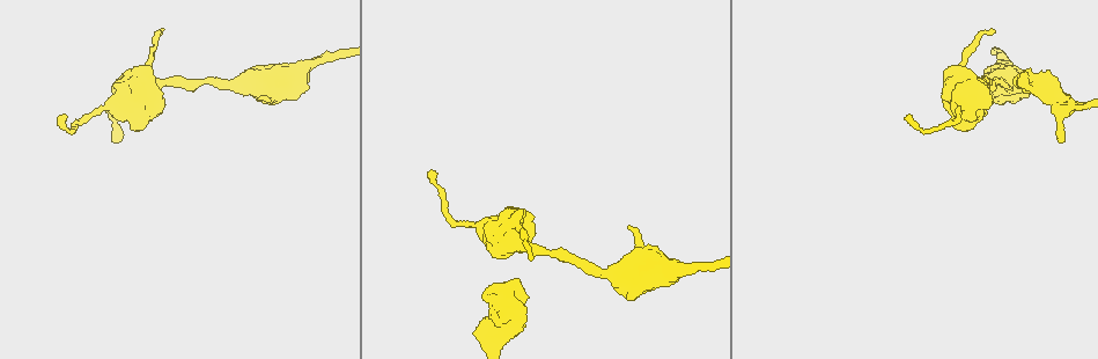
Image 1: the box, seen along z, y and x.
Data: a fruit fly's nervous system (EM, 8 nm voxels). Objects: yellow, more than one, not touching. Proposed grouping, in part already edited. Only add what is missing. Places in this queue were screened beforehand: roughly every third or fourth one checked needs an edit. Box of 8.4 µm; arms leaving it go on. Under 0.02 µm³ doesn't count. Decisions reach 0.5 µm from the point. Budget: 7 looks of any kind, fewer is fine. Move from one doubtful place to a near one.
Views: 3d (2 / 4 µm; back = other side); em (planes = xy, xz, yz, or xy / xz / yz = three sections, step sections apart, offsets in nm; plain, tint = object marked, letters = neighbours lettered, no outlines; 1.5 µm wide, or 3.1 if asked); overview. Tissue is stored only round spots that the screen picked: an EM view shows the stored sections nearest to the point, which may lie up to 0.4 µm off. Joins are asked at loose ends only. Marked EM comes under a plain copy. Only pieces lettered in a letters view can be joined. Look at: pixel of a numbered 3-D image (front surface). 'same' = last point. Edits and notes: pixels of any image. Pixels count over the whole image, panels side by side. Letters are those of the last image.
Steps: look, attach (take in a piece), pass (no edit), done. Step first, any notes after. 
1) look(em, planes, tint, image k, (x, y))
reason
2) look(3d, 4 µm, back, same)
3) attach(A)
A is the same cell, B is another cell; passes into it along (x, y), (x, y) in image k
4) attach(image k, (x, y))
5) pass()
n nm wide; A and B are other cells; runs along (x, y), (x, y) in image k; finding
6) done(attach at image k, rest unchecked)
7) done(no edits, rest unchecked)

look(em, planes, letters, image 1, (431, 169))
end of a long branch

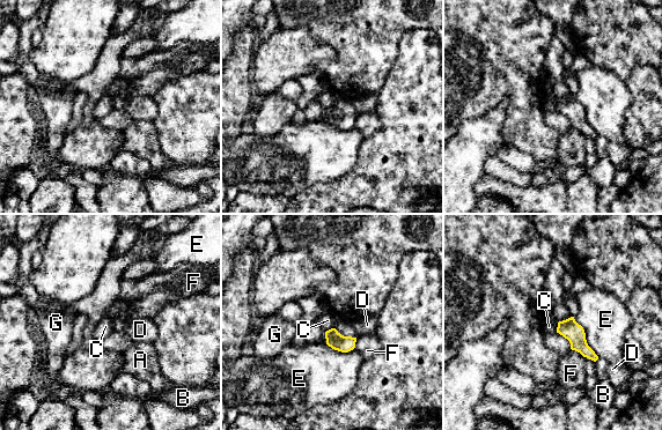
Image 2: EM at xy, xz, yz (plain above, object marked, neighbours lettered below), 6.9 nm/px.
pass()
A, B, C, D, E, F and G are other cells; border along (559, 321), (556, 332) in image 2; none of them fits

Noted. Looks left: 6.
look(3d, 4 µm, image 1, (1063, 140))
free end

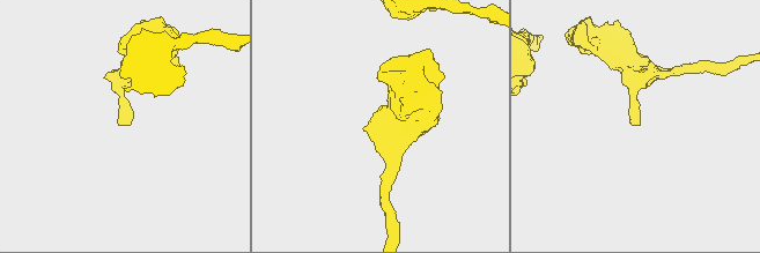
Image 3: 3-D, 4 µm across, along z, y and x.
look(em, yz, step 4, letters, image 3, (122, 125))

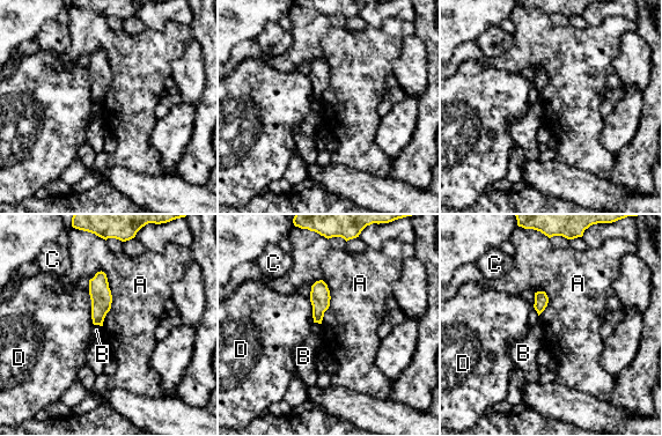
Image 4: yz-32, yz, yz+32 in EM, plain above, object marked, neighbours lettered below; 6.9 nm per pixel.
look(em, planes, letters, same)

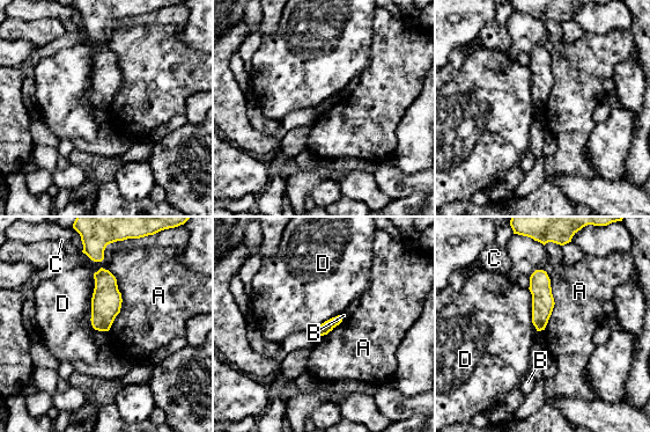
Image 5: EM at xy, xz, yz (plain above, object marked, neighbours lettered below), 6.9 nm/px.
pass()
A, B, C and D are other cells; border along (527, 288), (531, 322), (537, 331) in image 5; none of them fits

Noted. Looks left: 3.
look(em, xz, step 4, tint, image 1, (532, 260))
free end

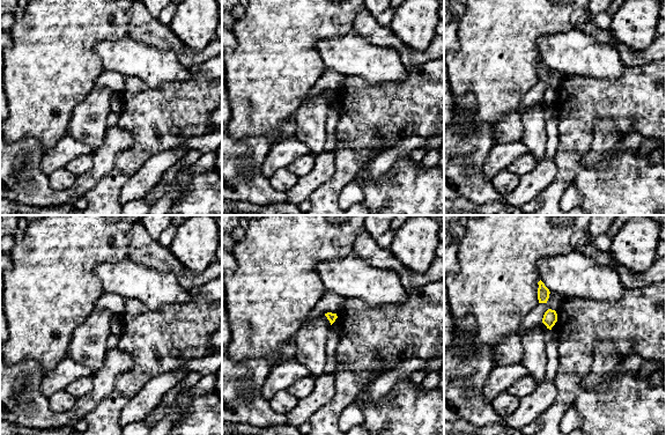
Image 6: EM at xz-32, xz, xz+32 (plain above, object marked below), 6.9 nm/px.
look(em, xy, step 4, letters, same)
cut it another way

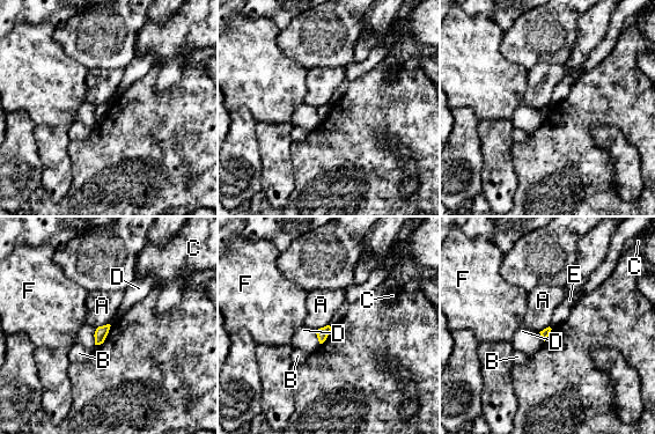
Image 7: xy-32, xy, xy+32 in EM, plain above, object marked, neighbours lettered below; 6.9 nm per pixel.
pass()
A, B, C, D, E and F are other cells; border along (329, 324), (332, 328) in image 7; none of them fits

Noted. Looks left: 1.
done(no edits, rest unchecked)

